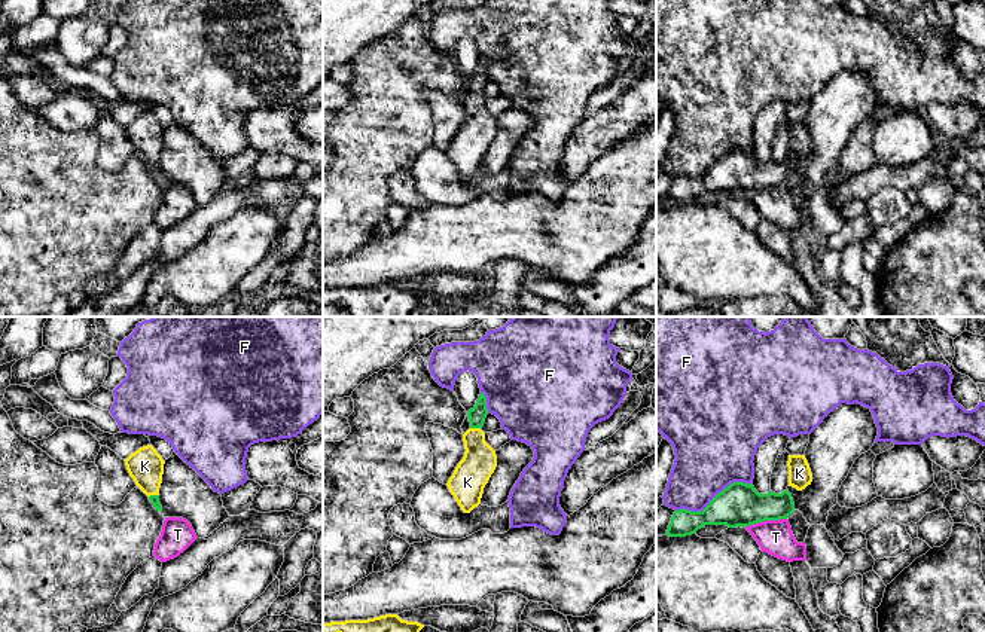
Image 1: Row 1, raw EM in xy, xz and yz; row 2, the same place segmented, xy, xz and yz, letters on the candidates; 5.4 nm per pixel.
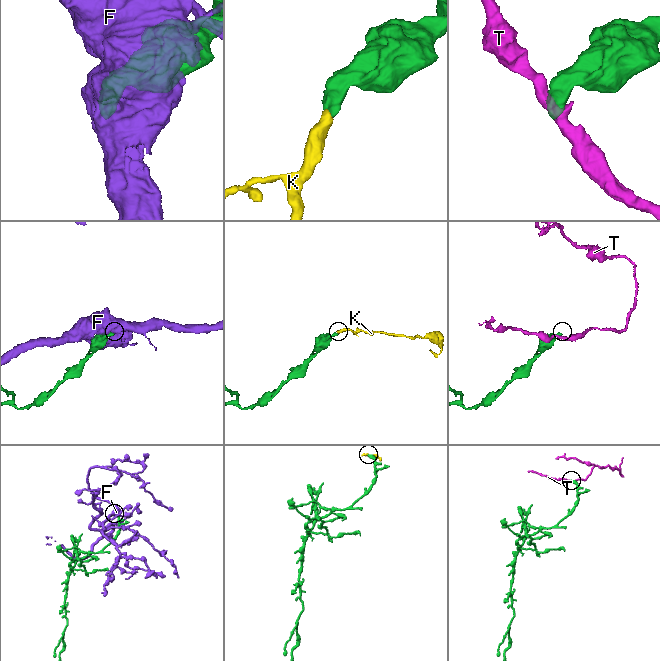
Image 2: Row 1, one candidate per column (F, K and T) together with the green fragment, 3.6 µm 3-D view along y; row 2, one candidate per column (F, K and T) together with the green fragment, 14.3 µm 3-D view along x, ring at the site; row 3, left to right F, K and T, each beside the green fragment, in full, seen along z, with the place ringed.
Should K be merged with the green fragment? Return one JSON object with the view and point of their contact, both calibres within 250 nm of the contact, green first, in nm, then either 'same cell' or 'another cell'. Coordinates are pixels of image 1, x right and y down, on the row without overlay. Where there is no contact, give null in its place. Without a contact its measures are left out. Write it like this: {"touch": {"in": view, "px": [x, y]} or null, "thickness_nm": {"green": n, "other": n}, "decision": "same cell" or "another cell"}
{"touch": {"in": "xz", "px": [476, 94]}, "thickness_nm": {"green": 100, "other": 190}, "decision": "same cell"}

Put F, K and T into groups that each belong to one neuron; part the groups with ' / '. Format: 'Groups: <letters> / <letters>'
Groups: F / K / T

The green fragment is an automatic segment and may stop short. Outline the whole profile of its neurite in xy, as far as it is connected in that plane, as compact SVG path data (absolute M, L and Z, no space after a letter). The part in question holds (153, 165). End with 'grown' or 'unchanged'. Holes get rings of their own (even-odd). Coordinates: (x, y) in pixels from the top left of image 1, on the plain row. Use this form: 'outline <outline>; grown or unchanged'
outline M152 112L140 115L125 126L129 143L161 180L159 155L162 150L164 131L165 128Z; grown

